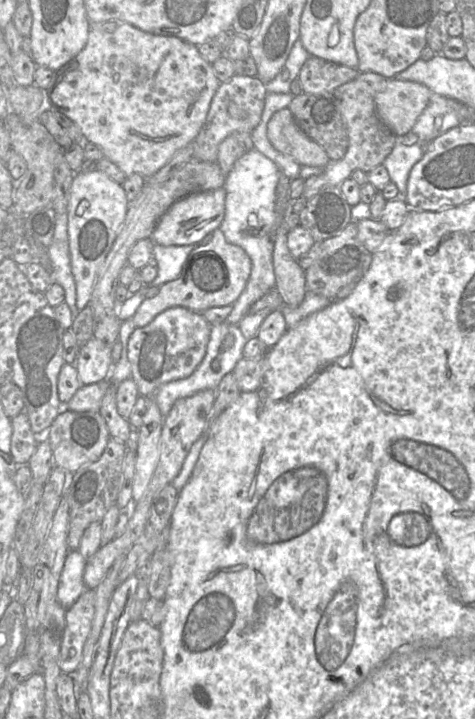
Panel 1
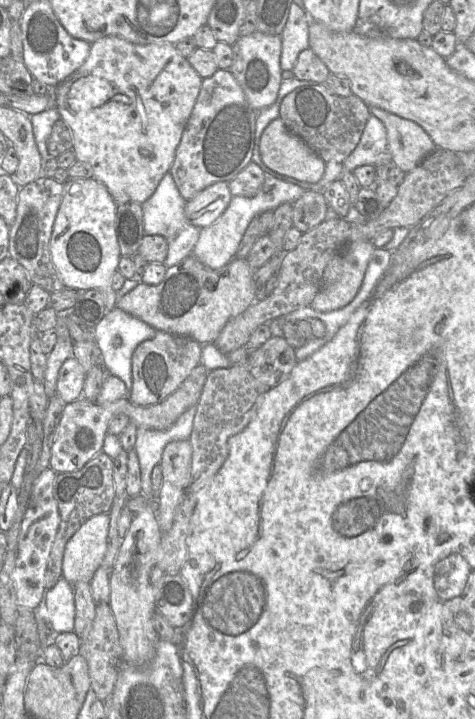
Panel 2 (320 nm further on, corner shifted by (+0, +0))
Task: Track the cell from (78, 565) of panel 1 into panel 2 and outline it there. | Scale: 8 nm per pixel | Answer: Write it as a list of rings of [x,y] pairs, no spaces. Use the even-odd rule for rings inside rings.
[[[62,577],[52,589],[46,591],[43,608],[52,634],[74,632],[74,585]]]

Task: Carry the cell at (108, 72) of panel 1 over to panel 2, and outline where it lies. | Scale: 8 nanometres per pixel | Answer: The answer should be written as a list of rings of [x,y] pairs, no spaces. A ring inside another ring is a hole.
[[[118,36],[91,43],[85,62],[51,90],[53,105],[72,133],[76,159],[91,165],[93,177],[106,186],[117,204],[142,204],[170,171],[176,149],[202,85],[202,78],[174,44],[134,44]]]

